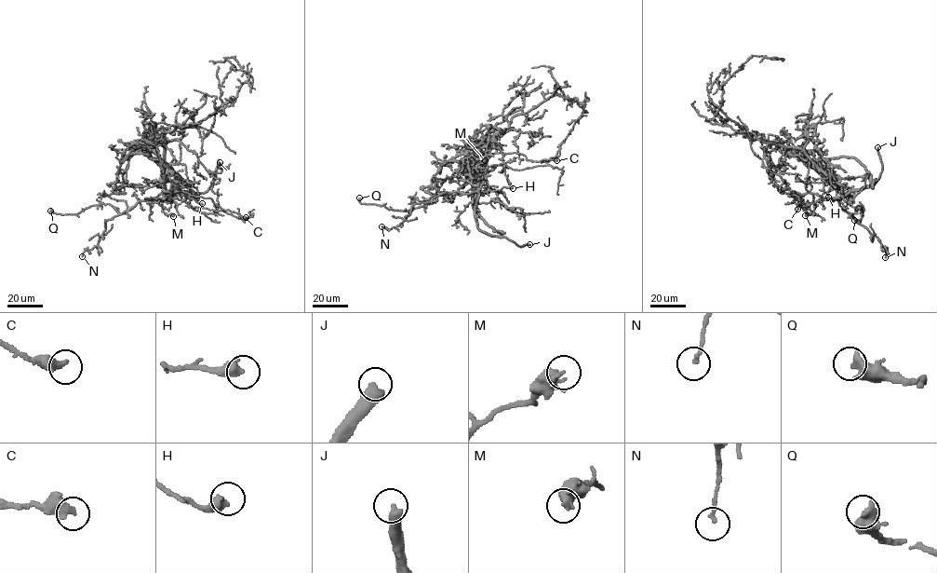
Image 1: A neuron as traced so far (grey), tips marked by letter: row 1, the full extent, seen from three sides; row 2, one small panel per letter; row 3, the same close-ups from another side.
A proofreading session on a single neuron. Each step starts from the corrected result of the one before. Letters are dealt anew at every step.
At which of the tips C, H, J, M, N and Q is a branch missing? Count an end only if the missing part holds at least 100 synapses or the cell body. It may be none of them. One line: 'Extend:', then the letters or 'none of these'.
Extend: J

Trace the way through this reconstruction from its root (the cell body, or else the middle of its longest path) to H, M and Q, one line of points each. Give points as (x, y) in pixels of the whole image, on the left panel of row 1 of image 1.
H: (164, 144), (165, 180), (183, 183), (193, 197), (202, 203)
M: (164, 144), (151, 144), (149, 147), (167, 169), (171, 184), (180, 189), (162, 203), (163, 211), (173, 216)
Q: (164, 144), (162, 168), (168, 201), (139, 200), (120, 213), (104, 203), (76, 214), (50, 211)

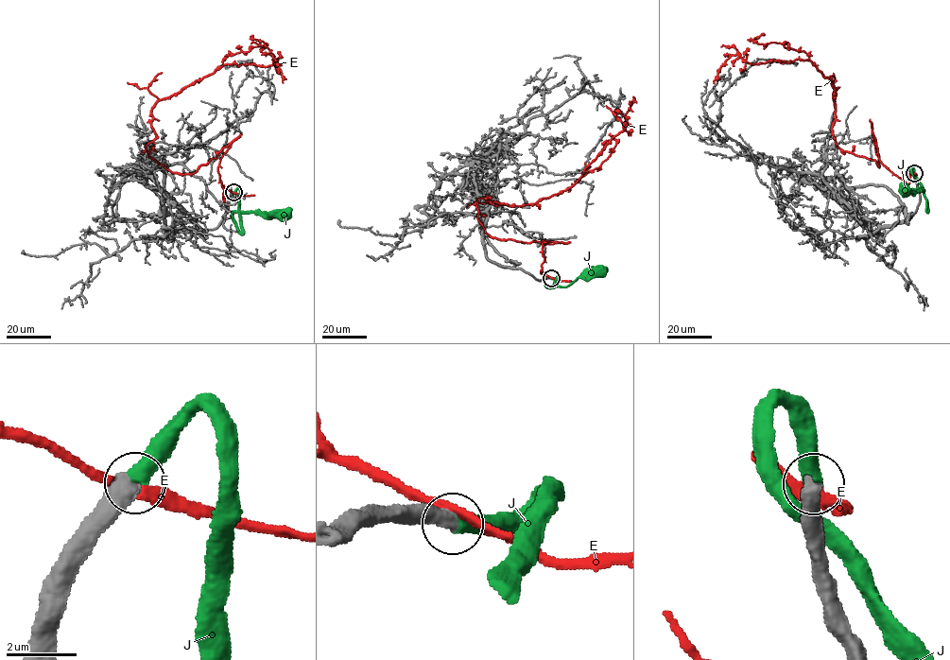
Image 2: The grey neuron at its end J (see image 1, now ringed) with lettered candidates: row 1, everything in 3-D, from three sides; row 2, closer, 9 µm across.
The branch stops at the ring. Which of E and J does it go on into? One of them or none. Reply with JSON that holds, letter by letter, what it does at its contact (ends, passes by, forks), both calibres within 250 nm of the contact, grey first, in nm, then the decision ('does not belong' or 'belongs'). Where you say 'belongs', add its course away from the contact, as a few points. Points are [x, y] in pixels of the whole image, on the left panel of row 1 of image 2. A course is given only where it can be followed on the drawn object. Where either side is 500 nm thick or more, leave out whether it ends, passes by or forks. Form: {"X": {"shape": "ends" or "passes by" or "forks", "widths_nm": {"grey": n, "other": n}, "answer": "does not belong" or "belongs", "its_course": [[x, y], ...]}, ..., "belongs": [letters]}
{"E": {"widths_nm": {"grey": 600, "other": 260}, "answer": "does not belong"}, "J": {"widths_nm": {"grey": 550, "other": 480}, "answer": "belongs", "its_course": [[233, 192], [239, 188], [240, 211], [284, 214]]}, "belongs": ["J"]}

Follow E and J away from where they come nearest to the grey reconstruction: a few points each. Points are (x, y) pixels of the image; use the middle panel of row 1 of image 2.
E: (551, 278), (542, 245), (557, 242), (492, 238), (477, 200), (568, 188), (633, 96)
J: (551, 278), (557, 276), (554, 286), (567, 286), (588, 268), (600, 268), (599, 269)

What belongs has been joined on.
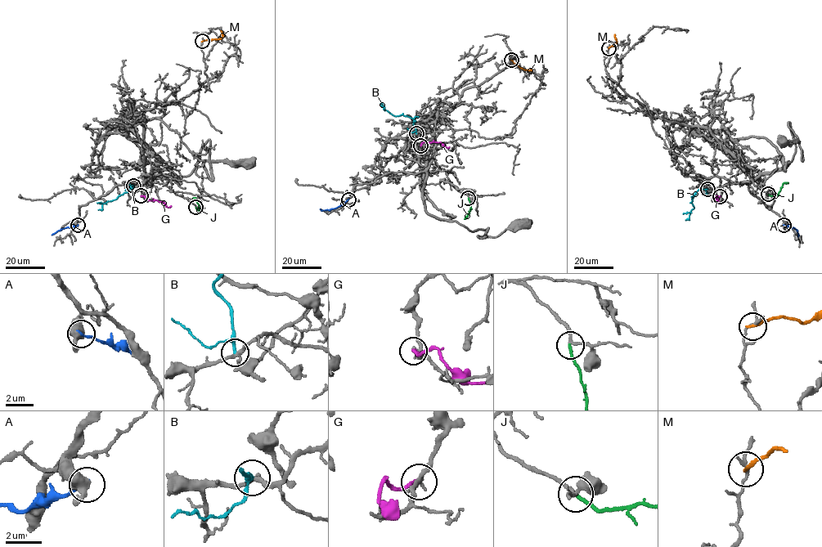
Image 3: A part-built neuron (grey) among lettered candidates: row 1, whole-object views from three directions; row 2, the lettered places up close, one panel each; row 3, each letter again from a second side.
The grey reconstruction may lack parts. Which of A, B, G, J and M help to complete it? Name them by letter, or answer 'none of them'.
J

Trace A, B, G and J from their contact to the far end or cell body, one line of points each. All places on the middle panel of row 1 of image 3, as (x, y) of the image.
A: (348, 199), (335, 208), (320, 209)
B: (415, 133), (411, 118), (392, 114), (380, 105)
G: (420, 145), (424, 142), (436, 141), (449, 146)
J: (468, 198), (470, 208), (464, 219)

